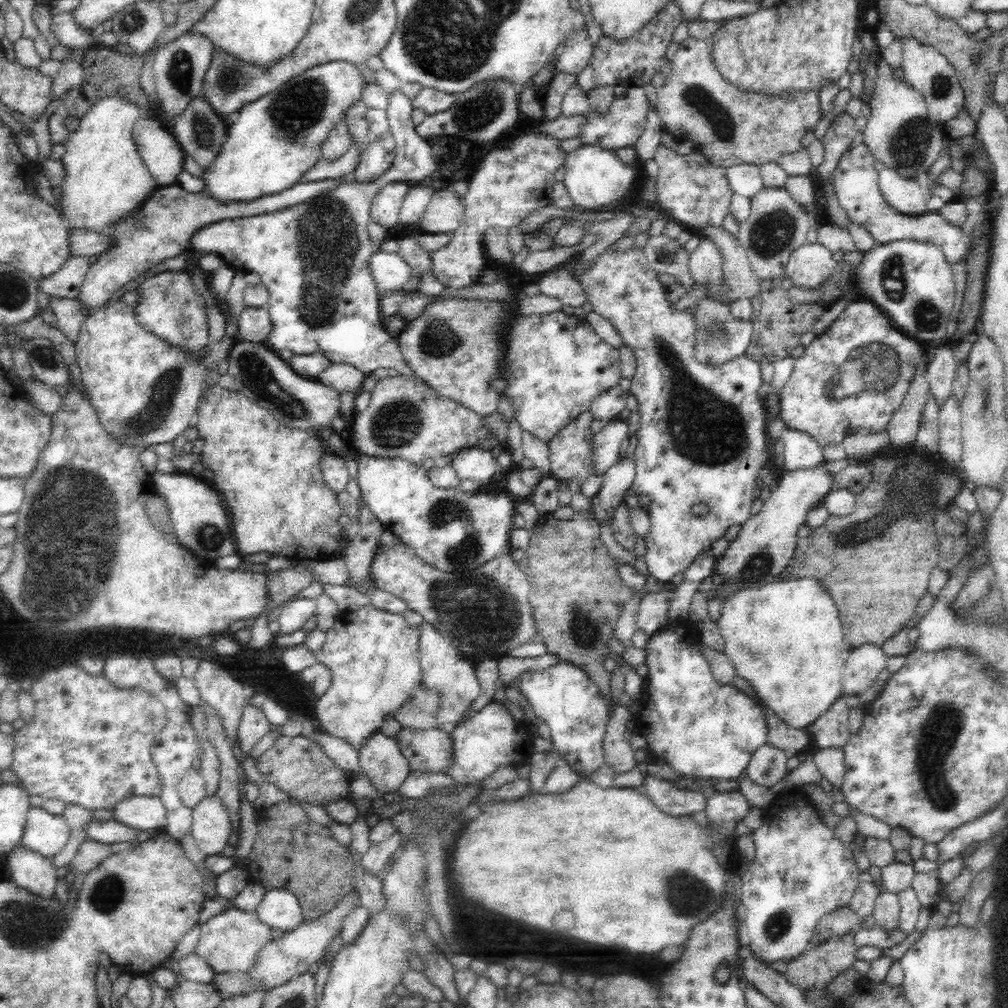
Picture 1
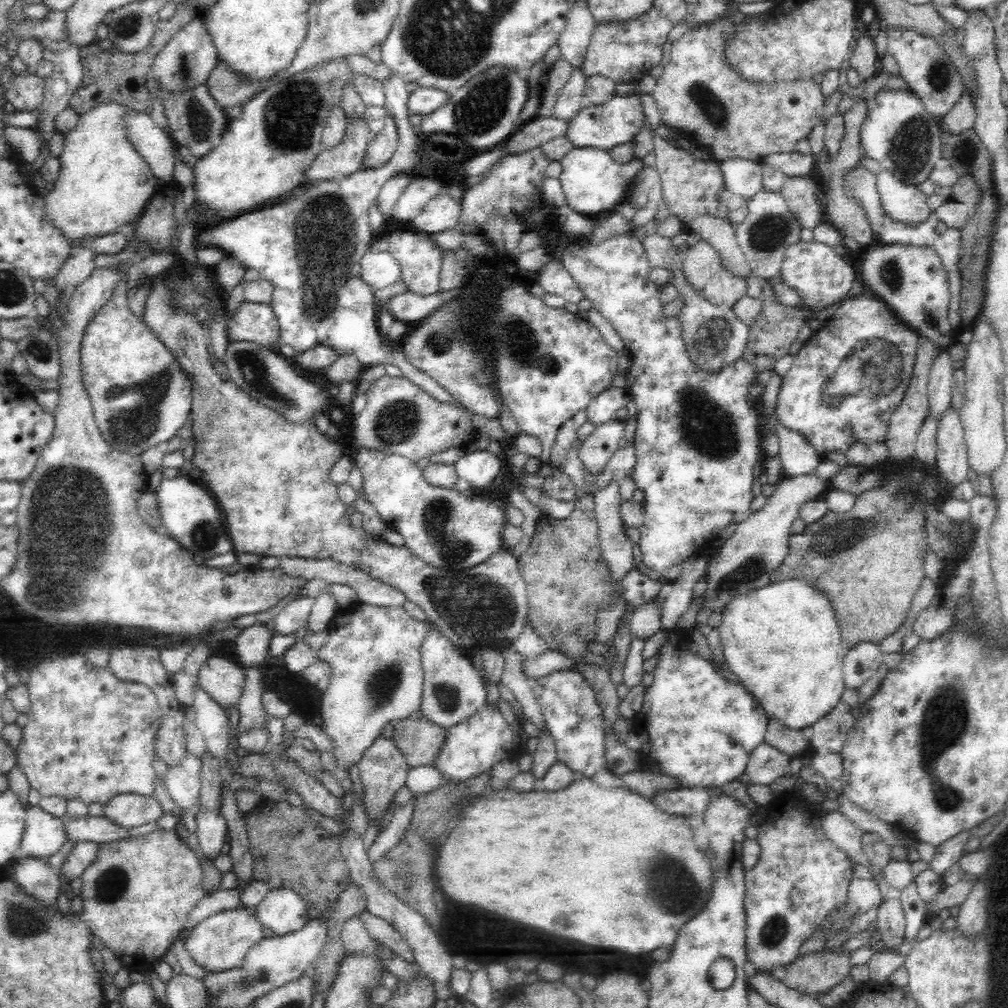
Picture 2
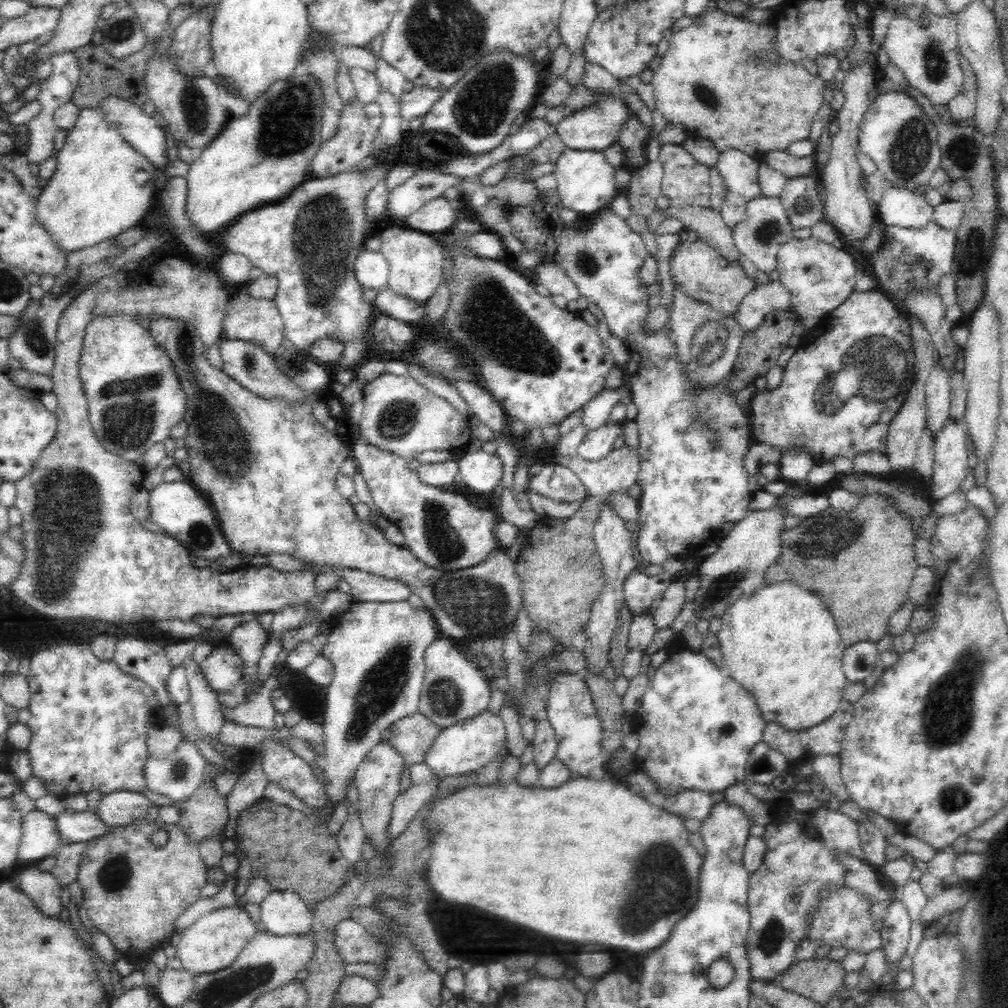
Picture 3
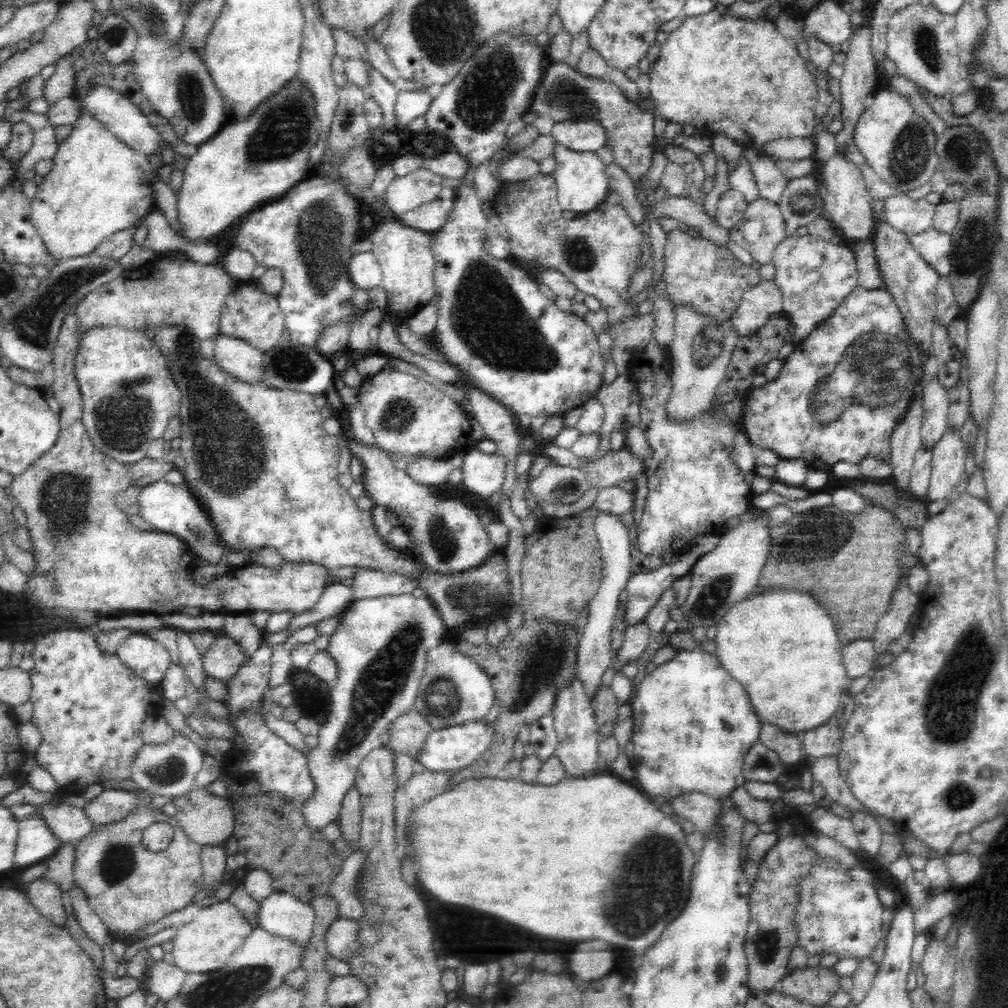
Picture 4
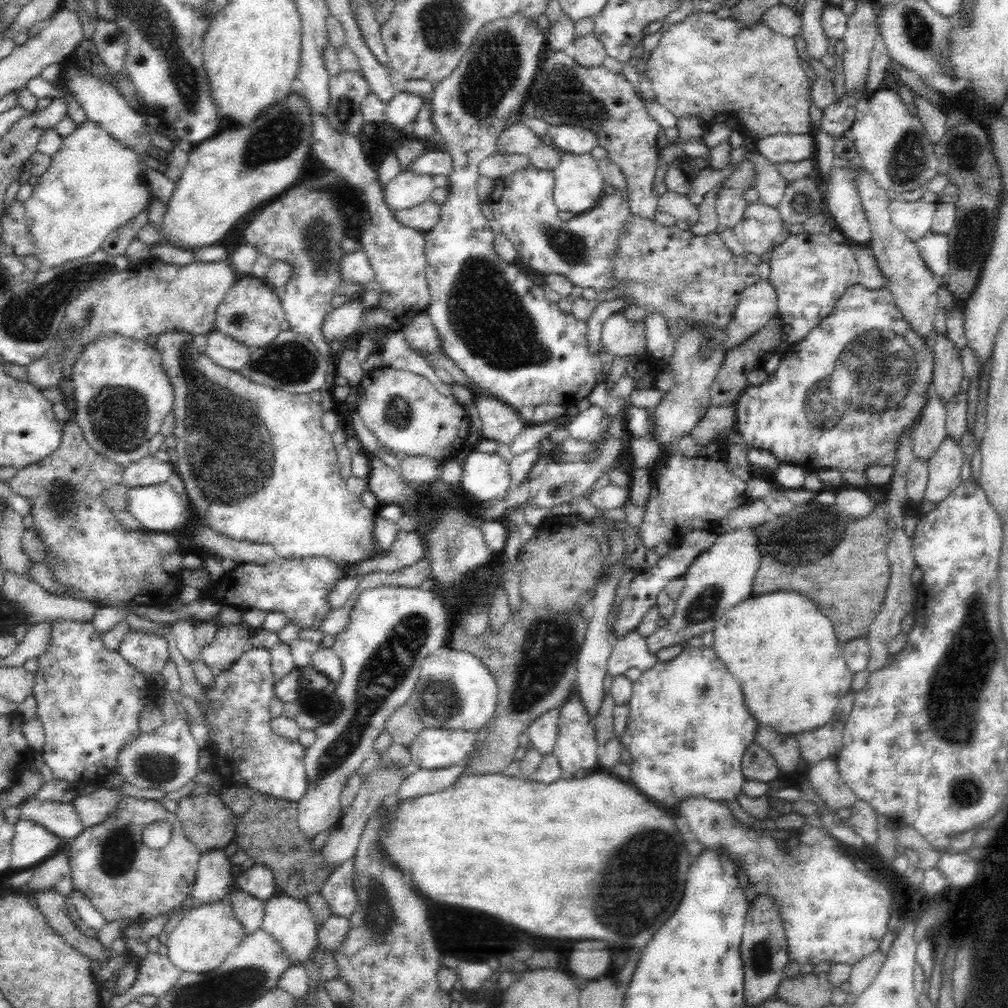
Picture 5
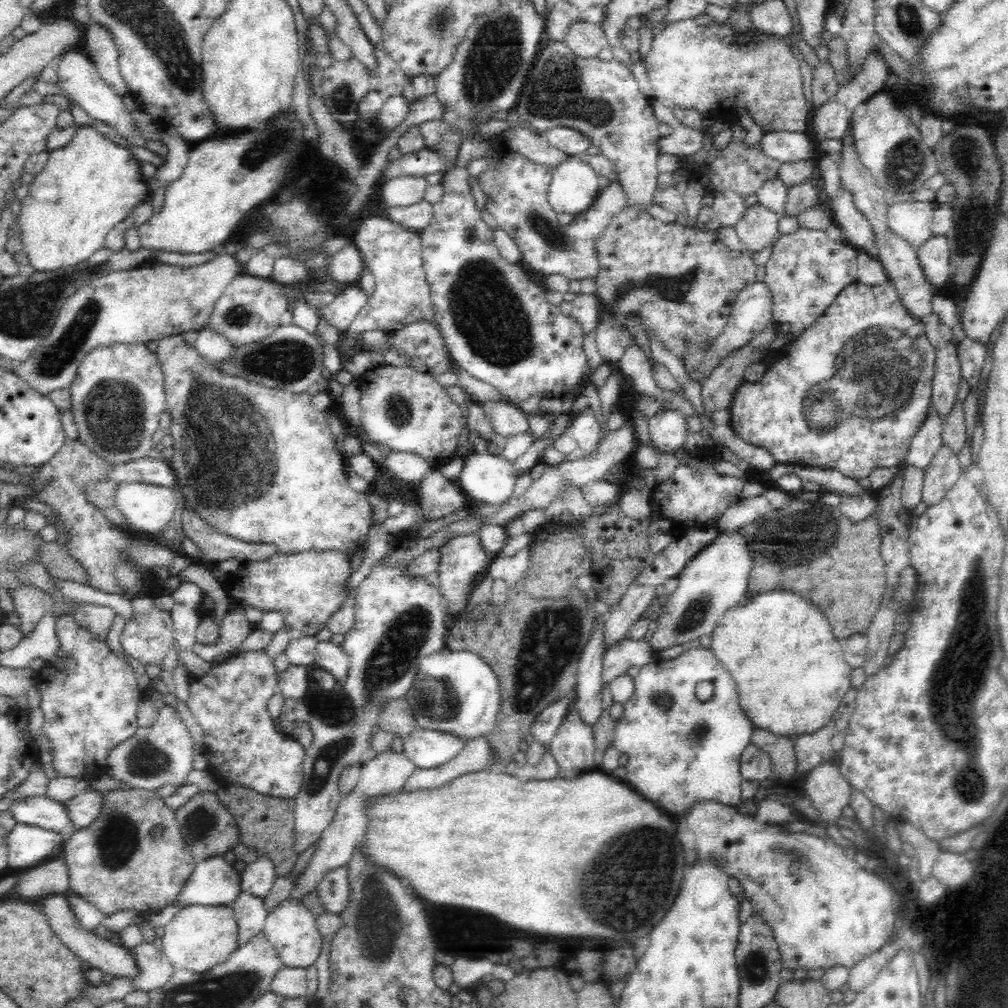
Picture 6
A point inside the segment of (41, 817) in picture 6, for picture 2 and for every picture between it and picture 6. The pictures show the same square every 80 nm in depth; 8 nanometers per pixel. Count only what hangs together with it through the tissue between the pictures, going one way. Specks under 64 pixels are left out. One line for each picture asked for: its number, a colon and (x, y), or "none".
2: (101, 830)
3: (73, 827)
4: (68, 823)
5: (61, 819)

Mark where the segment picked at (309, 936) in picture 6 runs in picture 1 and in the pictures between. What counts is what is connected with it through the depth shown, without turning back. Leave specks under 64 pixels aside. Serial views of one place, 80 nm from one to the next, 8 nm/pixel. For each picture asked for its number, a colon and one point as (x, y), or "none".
1: (280, 908)
2: (283, 911)
3: (282, 912)
4: (282, 914)
5: (290, 921)

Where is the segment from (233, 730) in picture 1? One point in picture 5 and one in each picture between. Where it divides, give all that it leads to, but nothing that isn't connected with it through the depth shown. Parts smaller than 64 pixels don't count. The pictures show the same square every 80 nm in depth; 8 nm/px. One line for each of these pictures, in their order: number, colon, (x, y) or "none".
2: (222, 677)
3: (223, 668)
4: (225, 656)
5: (231, 641)

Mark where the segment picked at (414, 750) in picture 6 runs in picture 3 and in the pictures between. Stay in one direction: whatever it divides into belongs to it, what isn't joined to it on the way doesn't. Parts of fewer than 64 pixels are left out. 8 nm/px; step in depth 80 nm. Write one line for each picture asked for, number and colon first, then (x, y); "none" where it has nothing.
3: (465, 747)
4: (456, 747)
5: (434, 749)

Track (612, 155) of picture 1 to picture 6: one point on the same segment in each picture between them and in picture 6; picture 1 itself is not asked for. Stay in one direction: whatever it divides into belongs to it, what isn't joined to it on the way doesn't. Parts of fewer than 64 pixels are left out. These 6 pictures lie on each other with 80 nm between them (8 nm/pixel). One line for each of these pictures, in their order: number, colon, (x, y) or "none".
2: (593, 183)
3: (585, 181)
4: (582, 185)
5: (578, 184)
6: (574, 186)

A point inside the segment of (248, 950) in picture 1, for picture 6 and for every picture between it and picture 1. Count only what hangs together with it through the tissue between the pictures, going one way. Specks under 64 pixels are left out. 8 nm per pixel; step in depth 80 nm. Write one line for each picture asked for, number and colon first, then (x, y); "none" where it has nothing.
2: (221, 942)
3: (214, 941)
4: (205, 944)
5: (203, 939)
6: (198, 937)

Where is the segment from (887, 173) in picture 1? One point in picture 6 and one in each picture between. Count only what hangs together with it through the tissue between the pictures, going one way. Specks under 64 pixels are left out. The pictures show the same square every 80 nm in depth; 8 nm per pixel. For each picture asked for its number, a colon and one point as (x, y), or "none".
2: (903, 202)
3: (901, 207)
4: (910, 217)
5: (914, 219)
6: (911, 220)

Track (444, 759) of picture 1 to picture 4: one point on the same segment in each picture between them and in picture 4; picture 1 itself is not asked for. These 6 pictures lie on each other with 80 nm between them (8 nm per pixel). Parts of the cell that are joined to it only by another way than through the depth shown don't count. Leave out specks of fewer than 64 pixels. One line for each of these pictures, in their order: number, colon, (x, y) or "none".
2: (419, 739)
3: (412, 735)
4: (407, 734)

